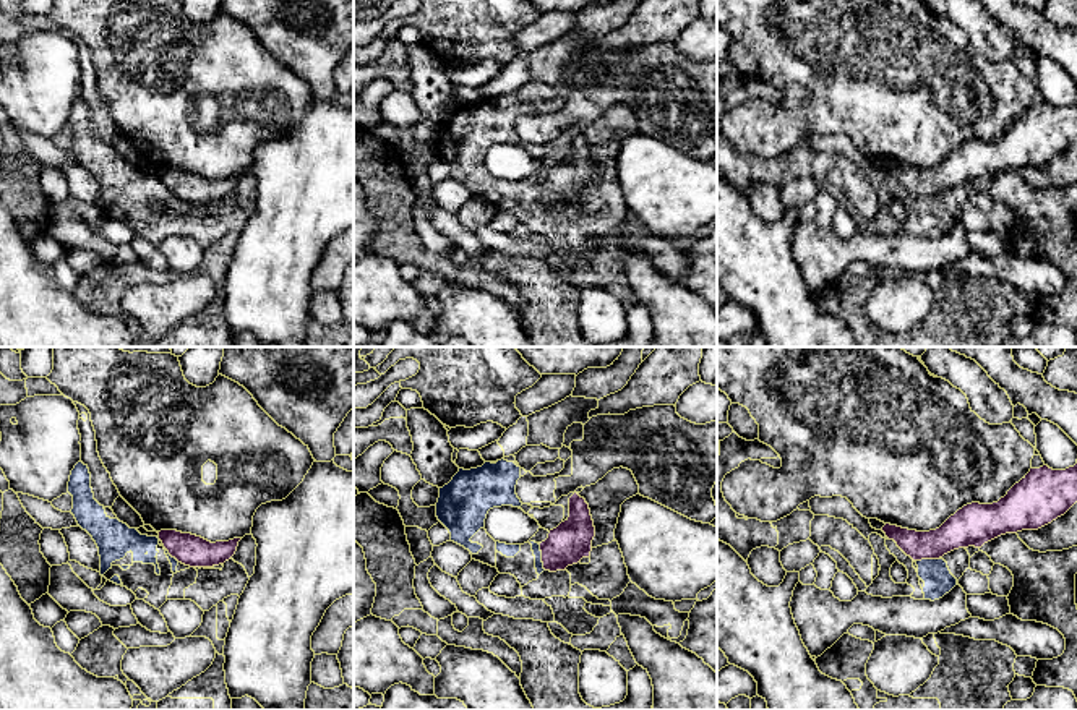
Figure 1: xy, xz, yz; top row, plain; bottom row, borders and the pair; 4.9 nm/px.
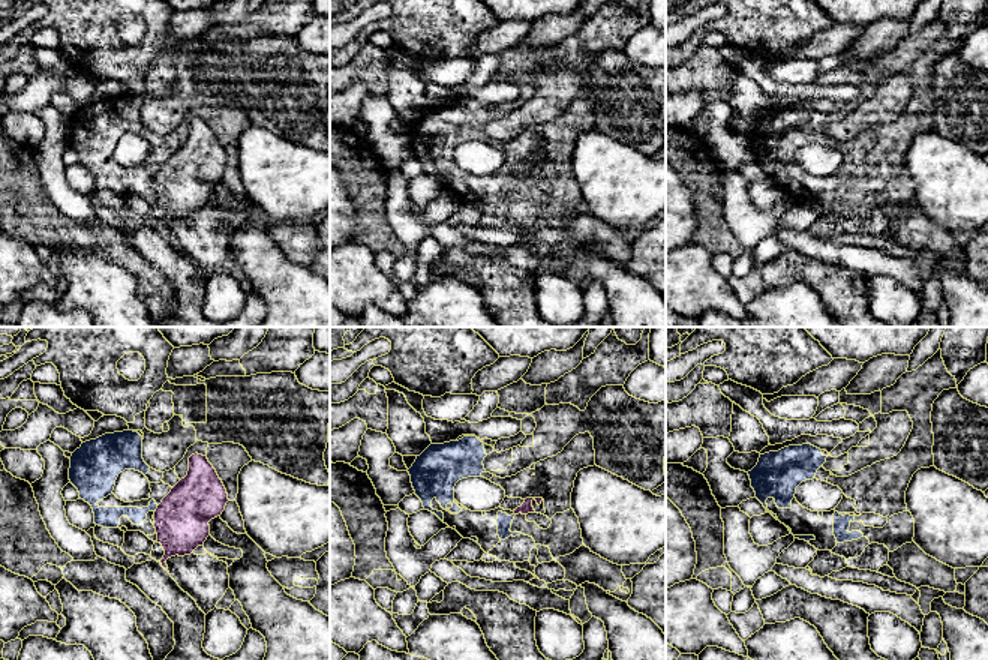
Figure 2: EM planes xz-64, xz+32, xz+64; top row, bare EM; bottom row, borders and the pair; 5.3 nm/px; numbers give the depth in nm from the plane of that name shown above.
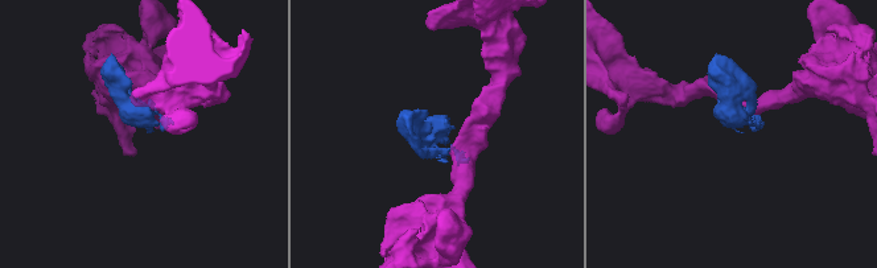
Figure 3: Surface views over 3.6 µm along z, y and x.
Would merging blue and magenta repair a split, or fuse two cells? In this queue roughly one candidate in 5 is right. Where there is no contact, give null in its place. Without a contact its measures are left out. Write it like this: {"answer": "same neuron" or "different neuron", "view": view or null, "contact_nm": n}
{"answer": "different neuron", "view": "xz", "contact_nm": 140}

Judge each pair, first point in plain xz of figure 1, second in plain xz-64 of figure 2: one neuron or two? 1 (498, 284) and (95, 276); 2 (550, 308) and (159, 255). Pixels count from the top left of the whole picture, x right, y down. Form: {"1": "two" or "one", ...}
{"1": "two", "2": "one"}

